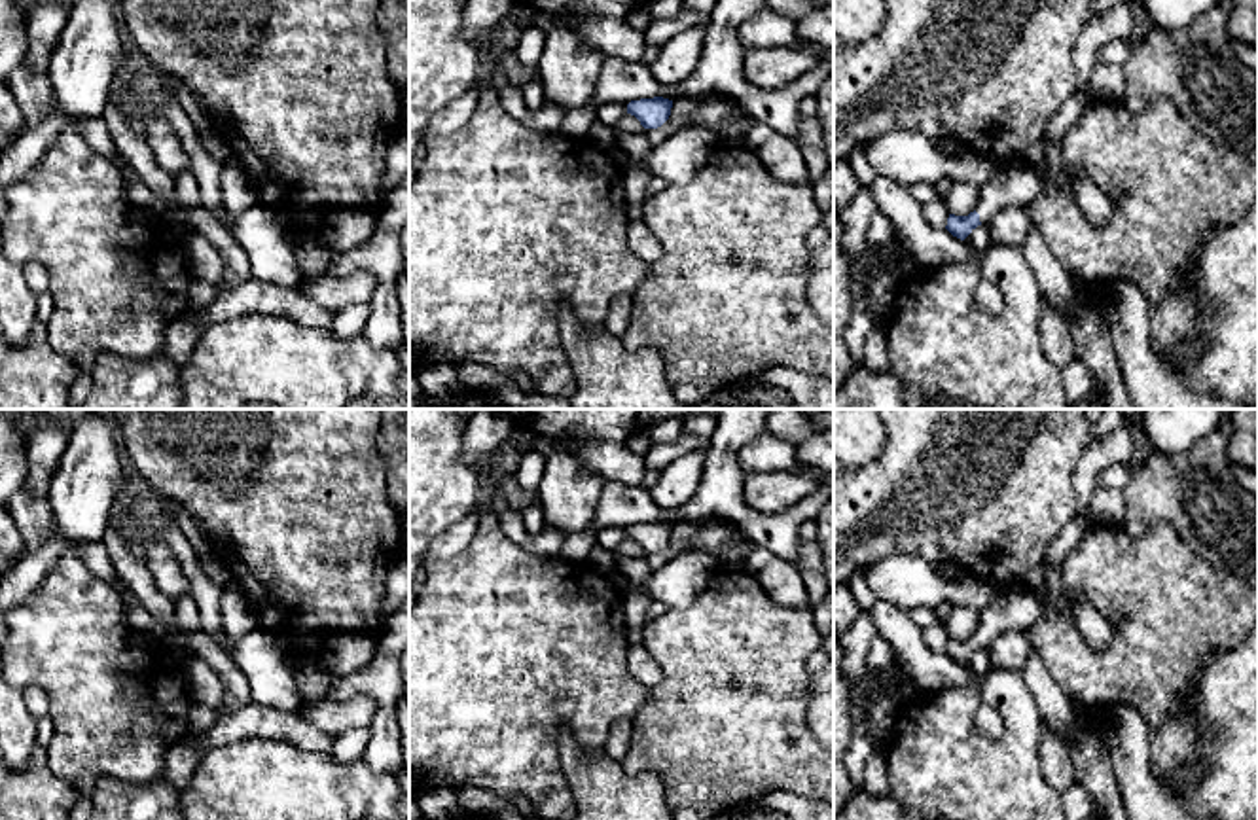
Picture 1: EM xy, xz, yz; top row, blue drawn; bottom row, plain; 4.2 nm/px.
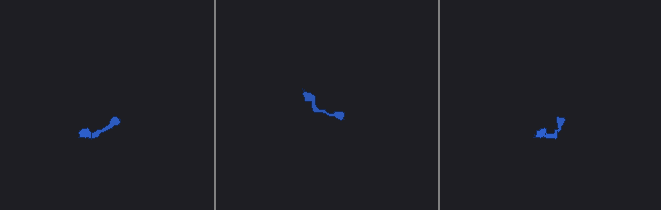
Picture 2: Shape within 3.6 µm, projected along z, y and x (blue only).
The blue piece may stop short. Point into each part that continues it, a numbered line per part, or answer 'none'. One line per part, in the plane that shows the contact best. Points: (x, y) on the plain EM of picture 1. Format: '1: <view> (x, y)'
1: yz (1010, 608)

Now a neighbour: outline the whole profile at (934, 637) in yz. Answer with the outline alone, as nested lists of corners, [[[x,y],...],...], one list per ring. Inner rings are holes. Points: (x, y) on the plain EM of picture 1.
[[[942,623],[923,629],[921,634],[932,655],[938,657],[938,655],[945,653],[949,636]]]

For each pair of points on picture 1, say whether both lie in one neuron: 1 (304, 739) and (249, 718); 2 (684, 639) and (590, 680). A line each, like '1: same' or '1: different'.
1: same
2: different

